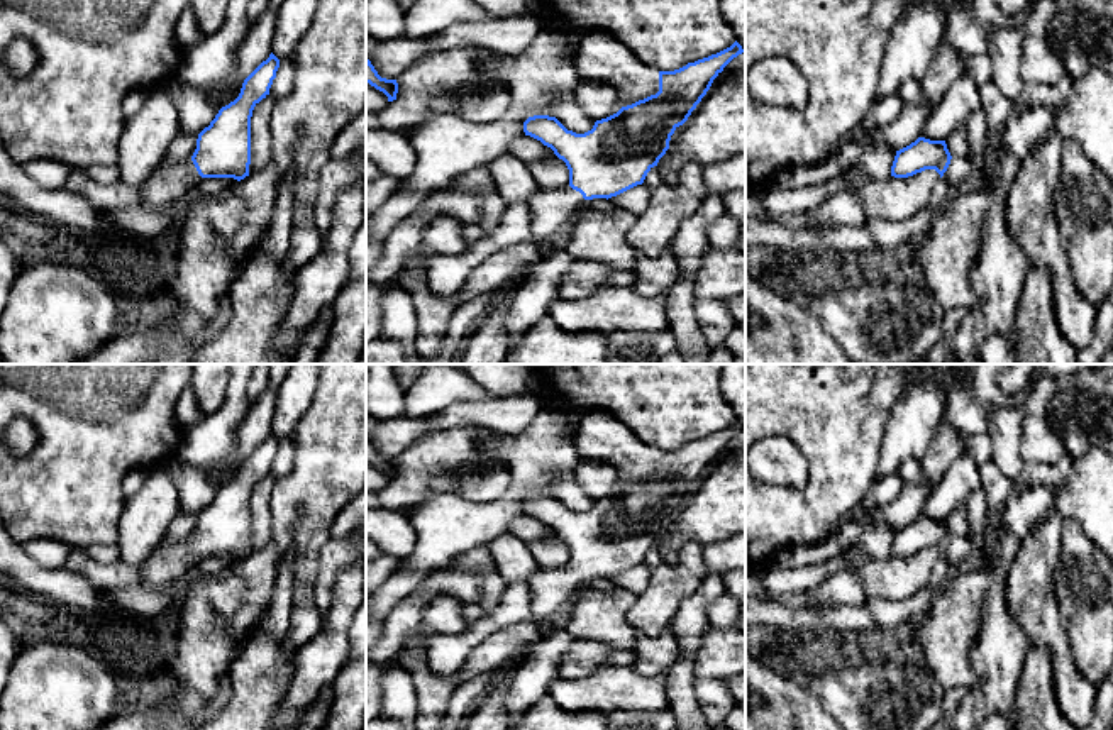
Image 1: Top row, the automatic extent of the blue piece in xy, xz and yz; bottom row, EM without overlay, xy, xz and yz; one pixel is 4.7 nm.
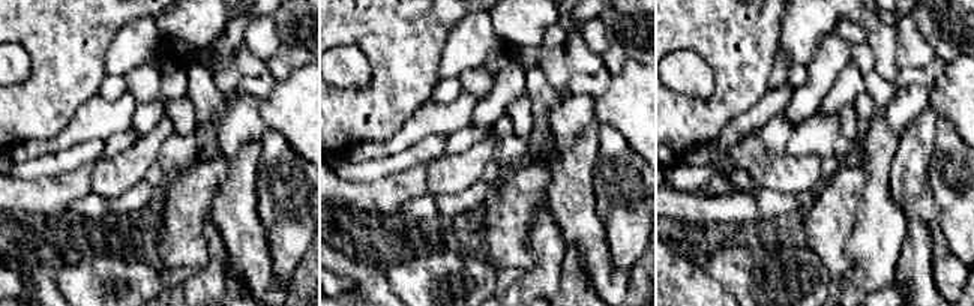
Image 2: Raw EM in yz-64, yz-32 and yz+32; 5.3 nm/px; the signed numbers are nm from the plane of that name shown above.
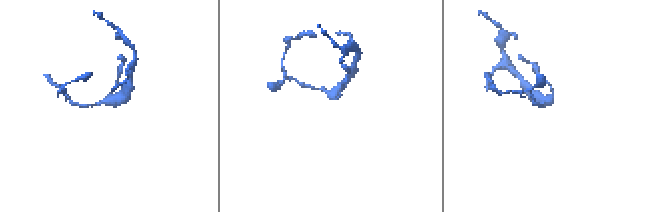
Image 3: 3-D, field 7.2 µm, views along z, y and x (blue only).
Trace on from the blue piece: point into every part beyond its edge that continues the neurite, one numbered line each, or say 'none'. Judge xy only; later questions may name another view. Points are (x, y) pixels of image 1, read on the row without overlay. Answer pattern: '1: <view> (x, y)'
1: xy (166, 564)

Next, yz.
1: yz (963, 553)

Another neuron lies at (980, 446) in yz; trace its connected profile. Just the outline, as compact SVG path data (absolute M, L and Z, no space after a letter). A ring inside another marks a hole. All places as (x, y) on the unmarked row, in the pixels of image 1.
M974 434L966 437L966 452L979 464L991 461L993 442L988 434Z

